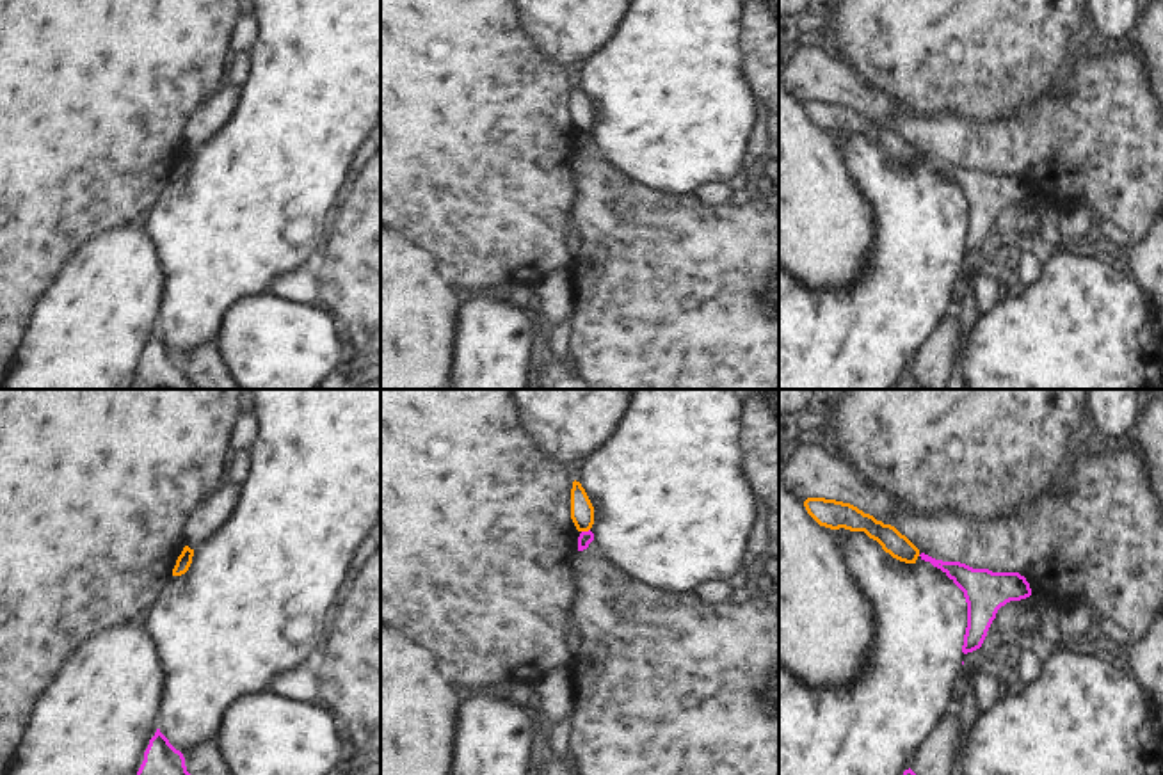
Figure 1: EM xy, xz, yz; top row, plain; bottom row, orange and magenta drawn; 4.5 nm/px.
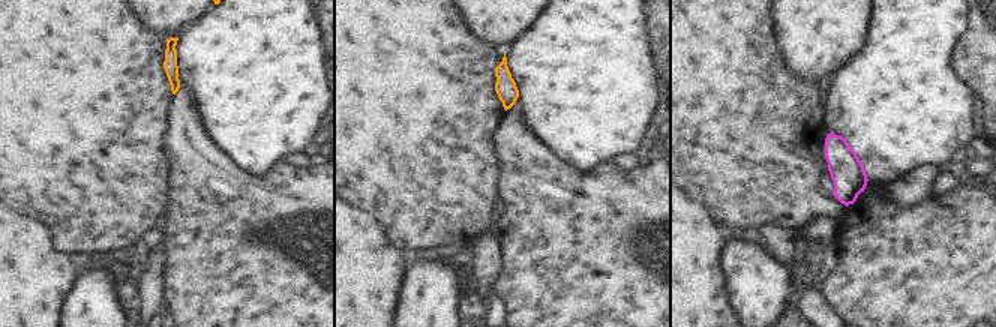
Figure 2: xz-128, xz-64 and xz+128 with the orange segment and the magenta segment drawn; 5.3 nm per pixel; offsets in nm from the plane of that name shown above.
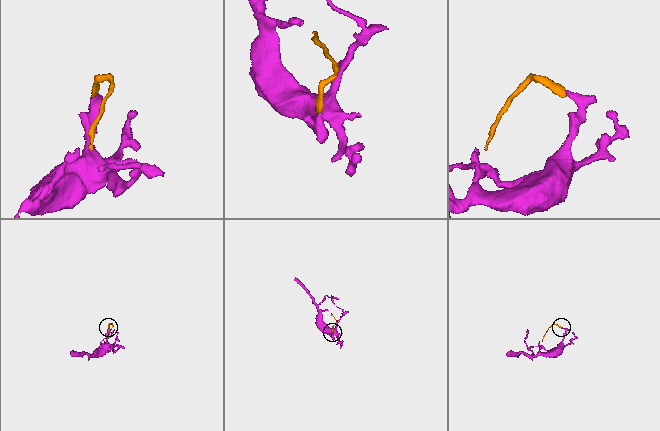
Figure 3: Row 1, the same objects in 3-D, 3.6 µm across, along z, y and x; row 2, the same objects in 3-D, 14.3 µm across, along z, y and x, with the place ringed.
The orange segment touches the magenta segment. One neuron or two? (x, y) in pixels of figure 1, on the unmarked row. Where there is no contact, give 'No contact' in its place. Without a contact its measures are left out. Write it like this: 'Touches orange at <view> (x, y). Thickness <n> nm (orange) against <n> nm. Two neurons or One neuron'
Touches orange at xz (585, 132). Thickness 110 nm (orange) against 60 nm. Two neurons.

